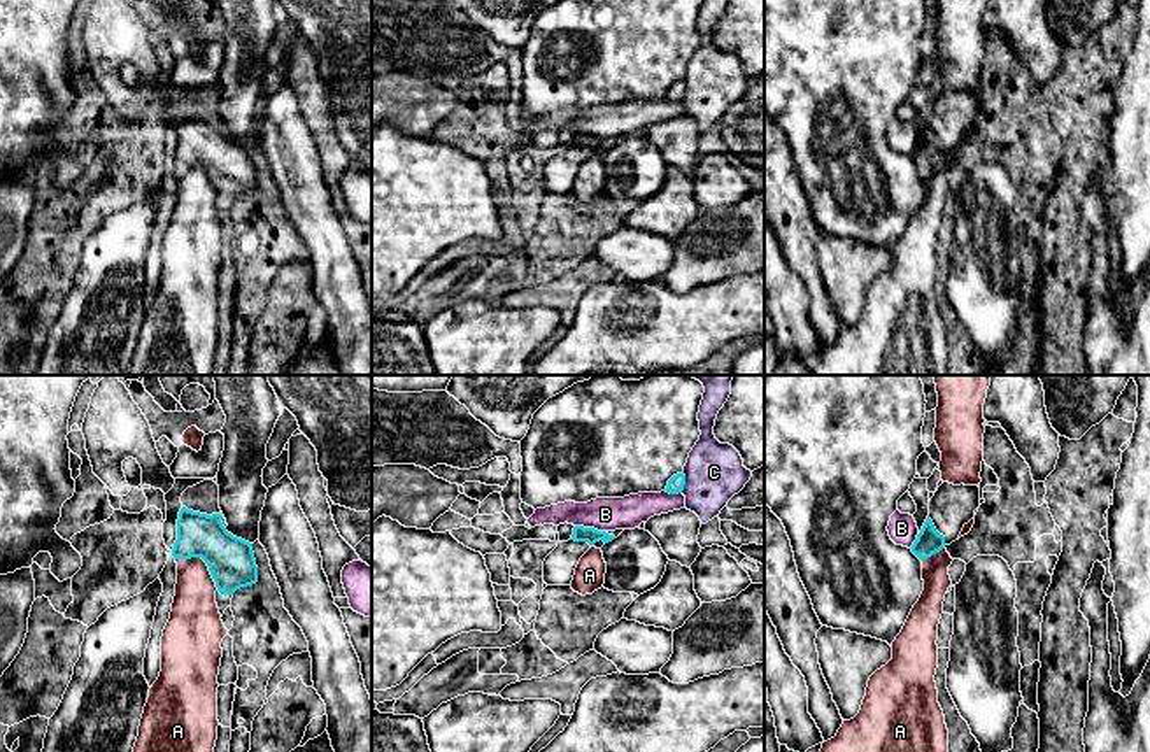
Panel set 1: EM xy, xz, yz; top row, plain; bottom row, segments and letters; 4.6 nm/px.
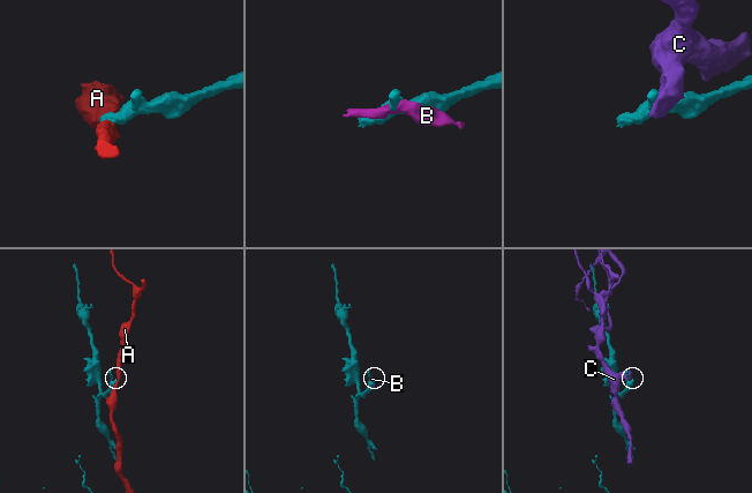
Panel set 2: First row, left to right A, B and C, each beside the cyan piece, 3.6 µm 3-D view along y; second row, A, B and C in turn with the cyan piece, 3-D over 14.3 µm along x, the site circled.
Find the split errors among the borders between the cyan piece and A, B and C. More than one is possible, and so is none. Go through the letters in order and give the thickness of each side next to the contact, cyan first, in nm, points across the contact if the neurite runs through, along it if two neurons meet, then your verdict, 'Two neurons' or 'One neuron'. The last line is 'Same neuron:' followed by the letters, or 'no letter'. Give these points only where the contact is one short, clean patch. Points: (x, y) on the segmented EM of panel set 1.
A: Thickness 220 nm (cyan) against 220 nm. Boundary: xy (176, 558), (200, 558), (218, 589). Two neurons
B: Thickness 70 nm (cyan) against 160 nm. Two neurons
C: Thickness 80 nm (cyan) against 280 nm. Two neurons
Same neuron: no letter

